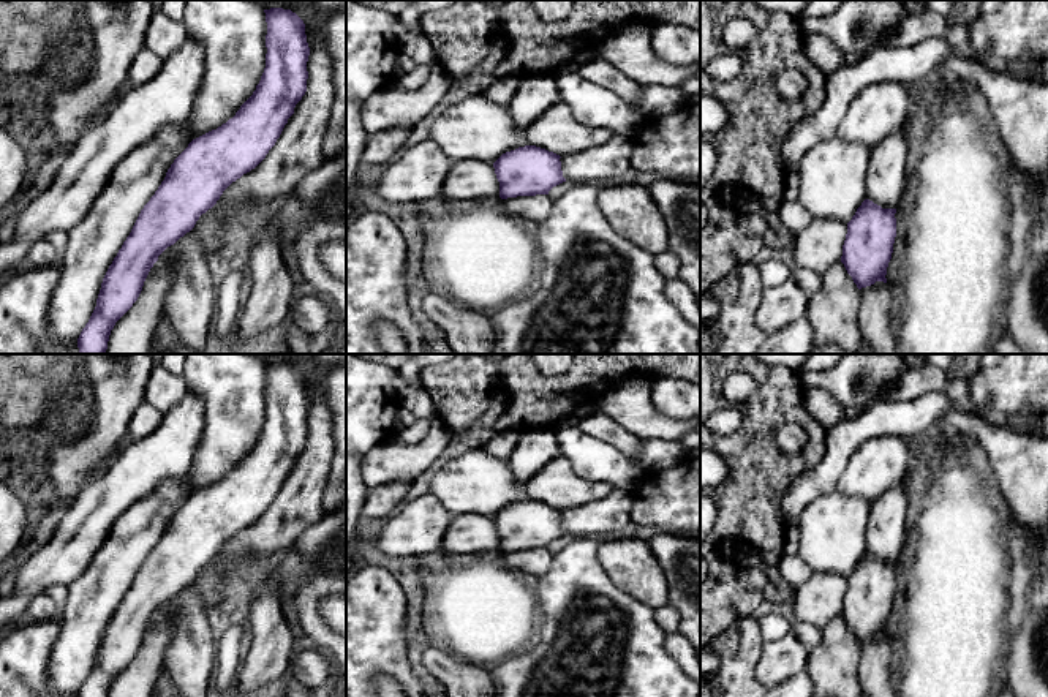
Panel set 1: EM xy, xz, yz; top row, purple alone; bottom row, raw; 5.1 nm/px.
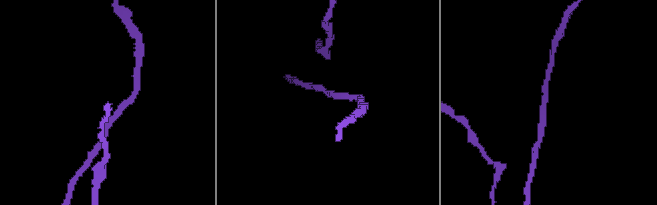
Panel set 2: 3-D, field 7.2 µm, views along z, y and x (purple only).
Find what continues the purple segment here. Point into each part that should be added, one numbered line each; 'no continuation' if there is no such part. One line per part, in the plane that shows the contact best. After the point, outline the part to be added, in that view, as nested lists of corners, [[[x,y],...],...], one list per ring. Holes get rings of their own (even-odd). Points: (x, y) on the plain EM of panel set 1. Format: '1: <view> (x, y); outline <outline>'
1: xy (92, 599); outline [[[188,471],[180,477],[163,480],[152,493],[133,503],[117,517],[107,539],[84,574],[68,586],[68,597],[58,612],[62,627],[47,667],[52,697],[73,697],[79,692],[96,661],[109,620],[130,590],[141,564],[164,534],[168,523],[191,496],[191,490]]]

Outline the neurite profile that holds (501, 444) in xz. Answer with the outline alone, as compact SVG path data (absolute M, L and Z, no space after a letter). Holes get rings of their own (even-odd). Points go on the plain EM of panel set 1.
M501 431L501 433L493 433L490 439L482 444L482 450L496 457L496 458L509 458L520 439L520 431Z

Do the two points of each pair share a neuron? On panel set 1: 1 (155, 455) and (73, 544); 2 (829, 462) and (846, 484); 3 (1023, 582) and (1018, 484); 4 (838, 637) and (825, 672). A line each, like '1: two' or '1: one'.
1: one
2: two
3: two
4: one

